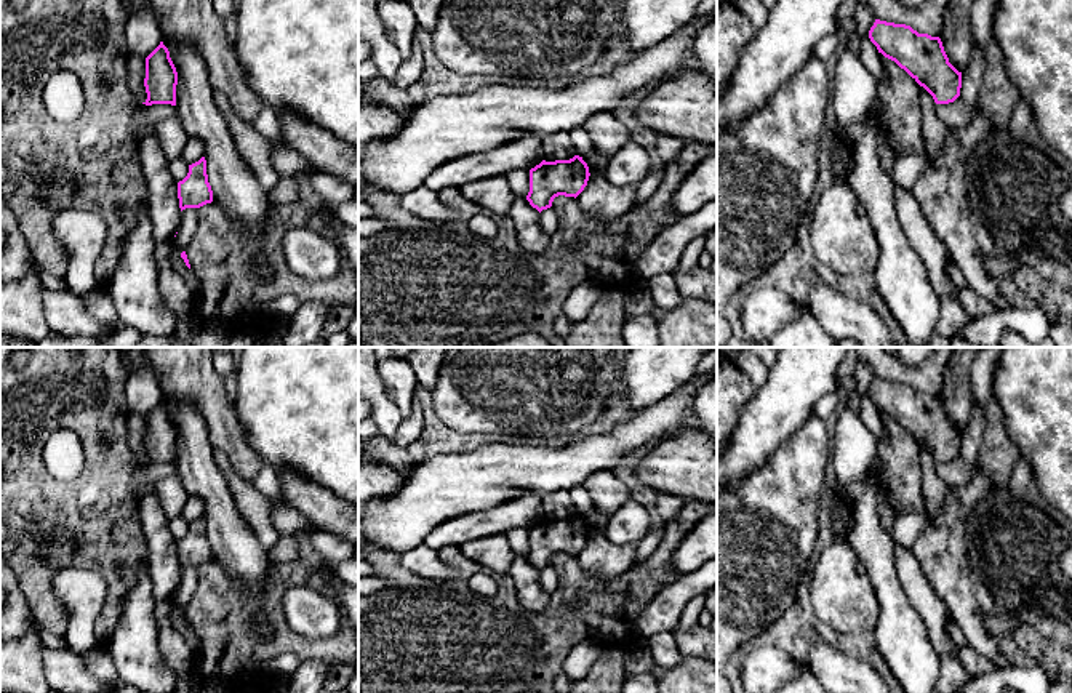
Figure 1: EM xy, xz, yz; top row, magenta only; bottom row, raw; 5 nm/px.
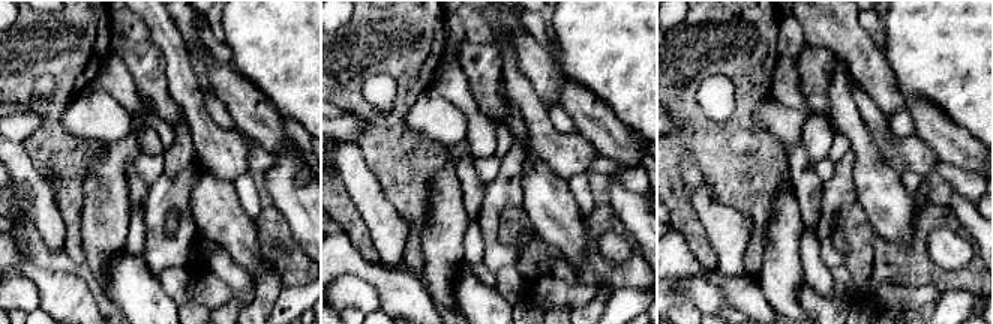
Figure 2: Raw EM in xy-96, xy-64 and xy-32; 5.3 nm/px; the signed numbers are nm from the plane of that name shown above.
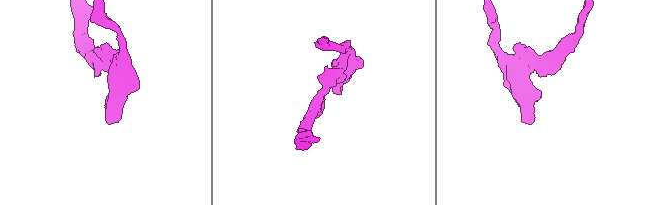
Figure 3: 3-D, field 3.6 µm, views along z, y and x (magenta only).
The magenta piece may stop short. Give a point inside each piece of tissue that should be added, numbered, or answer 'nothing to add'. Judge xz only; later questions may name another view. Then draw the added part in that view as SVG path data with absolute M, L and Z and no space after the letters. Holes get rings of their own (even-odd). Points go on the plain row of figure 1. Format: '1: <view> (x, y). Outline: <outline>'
1: xz (532, 597). Outline: M515 555L509 570L522 610L542 615L547 611L550 595L541 587L539 570L526 555Z

